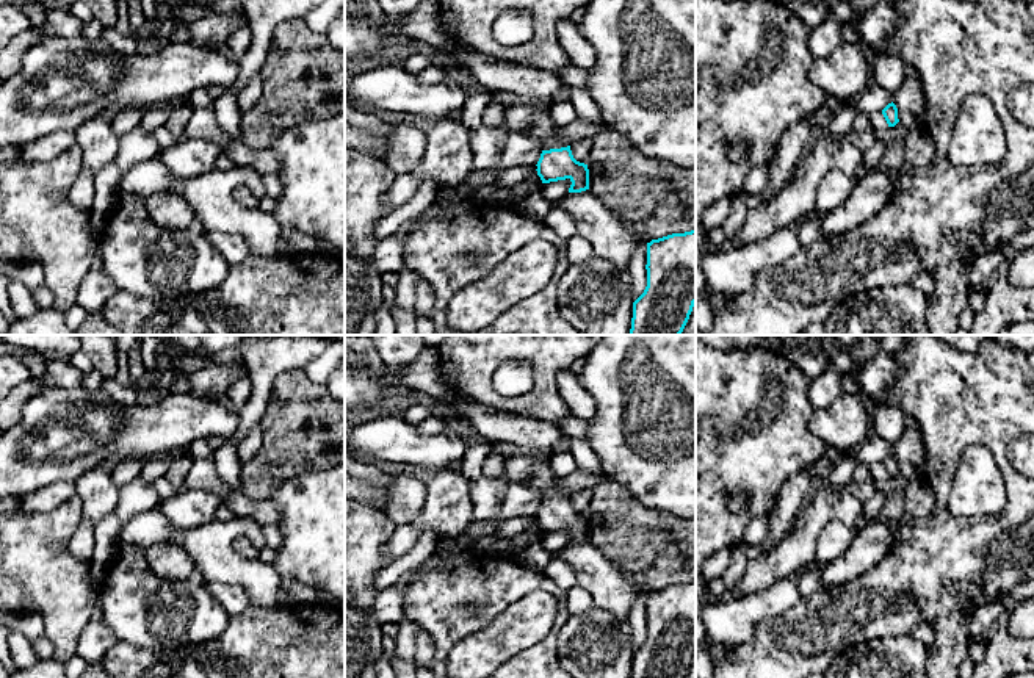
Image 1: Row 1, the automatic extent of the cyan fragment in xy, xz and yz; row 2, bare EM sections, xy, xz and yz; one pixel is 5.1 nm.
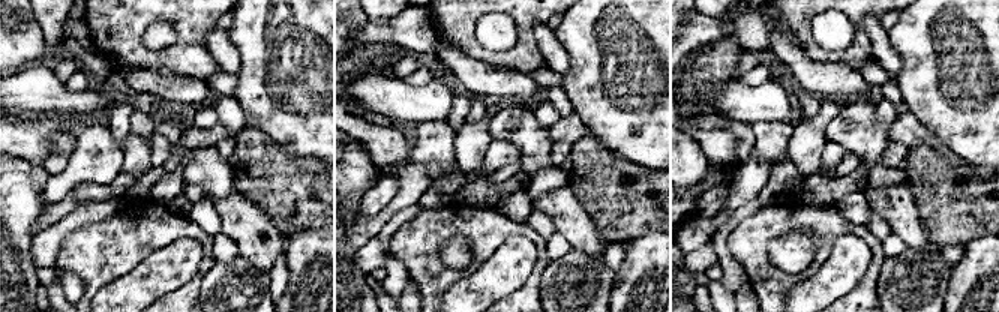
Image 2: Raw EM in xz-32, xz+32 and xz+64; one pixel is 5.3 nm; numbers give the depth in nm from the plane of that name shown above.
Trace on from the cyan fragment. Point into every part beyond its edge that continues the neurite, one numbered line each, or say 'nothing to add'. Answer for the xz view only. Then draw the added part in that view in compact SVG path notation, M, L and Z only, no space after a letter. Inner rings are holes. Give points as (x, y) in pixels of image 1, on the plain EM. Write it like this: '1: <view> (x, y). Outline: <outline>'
1: xz (525, 470). Outline: M512 453L504 462L506 482L526 485L540 493L542 501L570 496L562 492L562 478L558 478L550 462Z

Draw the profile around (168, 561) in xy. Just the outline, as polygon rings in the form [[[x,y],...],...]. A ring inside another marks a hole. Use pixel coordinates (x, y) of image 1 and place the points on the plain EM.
[[[160,542],[146,548],[149,568],[160,579],[185,581],[197,575],[193,557],[183,546],[169,542]]]

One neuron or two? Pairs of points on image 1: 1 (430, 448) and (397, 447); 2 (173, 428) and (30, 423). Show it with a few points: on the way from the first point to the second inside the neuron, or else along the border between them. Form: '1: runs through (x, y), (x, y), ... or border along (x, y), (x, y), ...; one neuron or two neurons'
1: runs through (422, 448), (404, 447); one neuron
2: runs through (137, 420), (121, 420), (116, 425), (66, 428); one neuron

